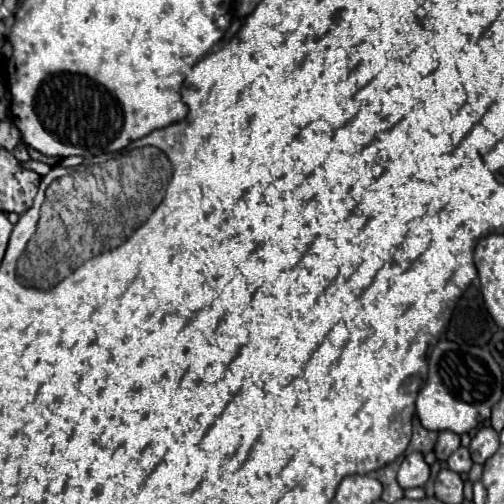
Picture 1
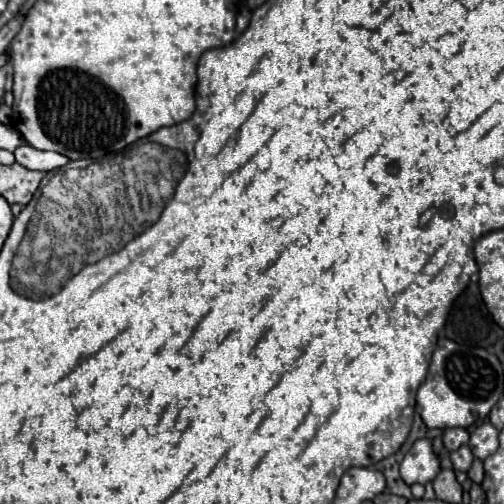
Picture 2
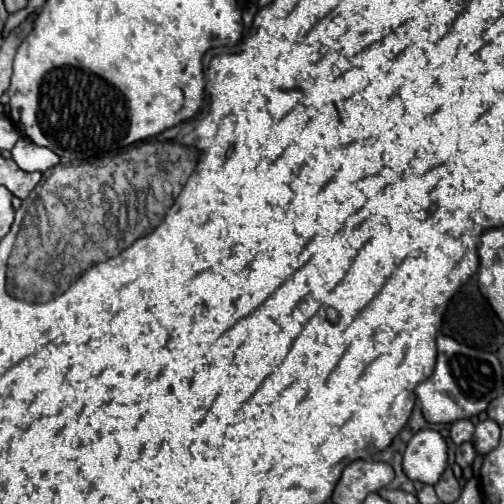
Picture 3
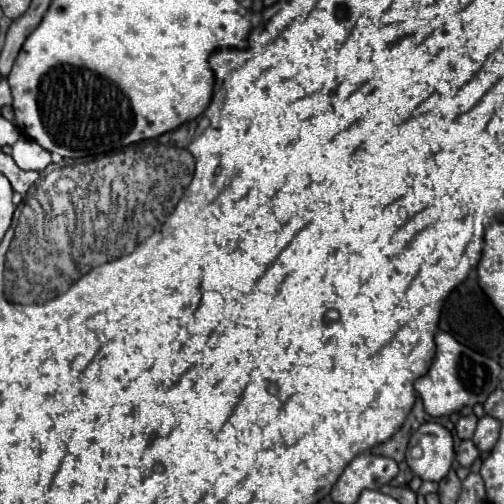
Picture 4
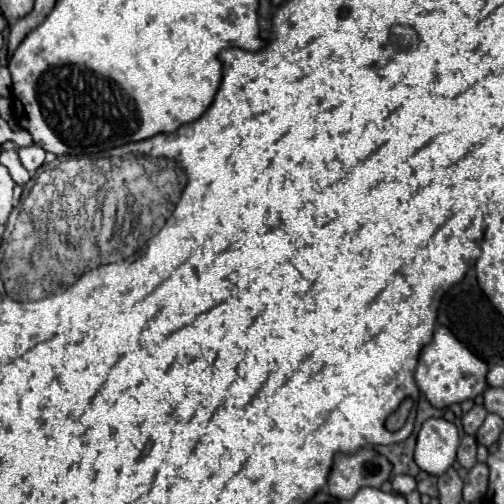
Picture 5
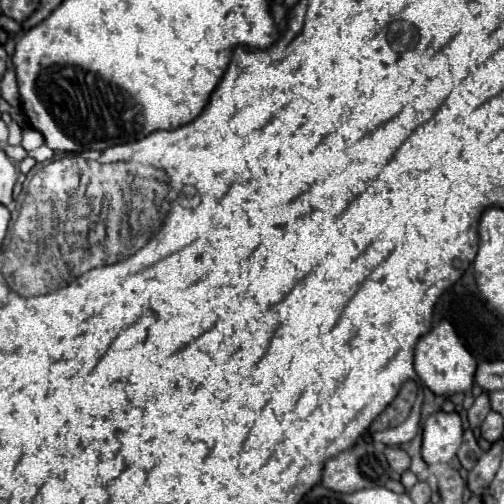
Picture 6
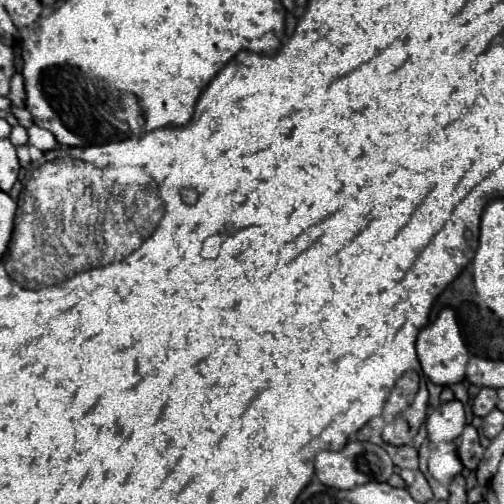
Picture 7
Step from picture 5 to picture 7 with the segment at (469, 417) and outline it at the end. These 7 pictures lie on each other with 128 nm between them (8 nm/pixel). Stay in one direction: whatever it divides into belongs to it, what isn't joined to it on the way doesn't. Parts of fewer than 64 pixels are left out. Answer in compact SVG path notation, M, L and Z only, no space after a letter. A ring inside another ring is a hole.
M480 388L478 396L474 398L472 410L476 416L484 418L496 406L496 390L494 388Z

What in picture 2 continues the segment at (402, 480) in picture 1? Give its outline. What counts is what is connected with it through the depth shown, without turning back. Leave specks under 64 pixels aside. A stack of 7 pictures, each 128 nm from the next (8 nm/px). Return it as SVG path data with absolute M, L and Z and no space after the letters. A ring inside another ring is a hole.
M420 438L412 444L406 452L404 460L400 462L400 476L406 484L426 484L436 478L440 472L440 460L432 450L430 438Z

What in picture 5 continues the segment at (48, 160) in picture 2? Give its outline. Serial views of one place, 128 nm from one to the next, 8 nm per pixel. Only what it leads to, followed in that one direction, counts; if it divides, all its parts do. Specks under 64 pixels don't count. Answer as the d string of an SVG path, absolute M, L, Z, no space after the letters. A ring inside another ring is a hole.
M28 146L28 148L20 148L20 160L22 160L22 166L34 174L42 164L44 164L44 150L40 146Z

